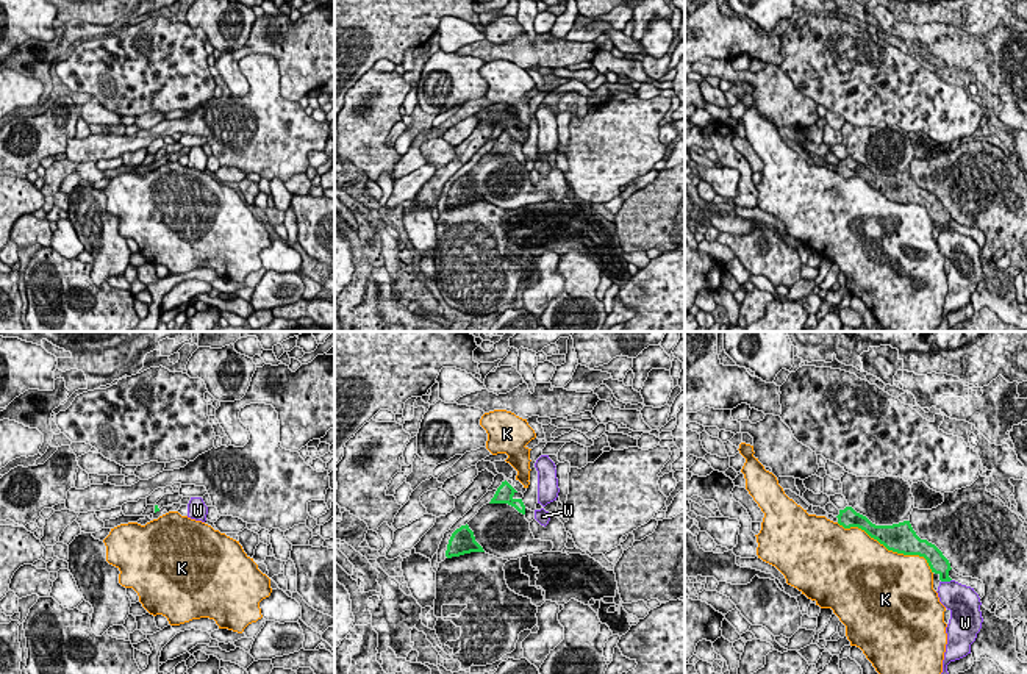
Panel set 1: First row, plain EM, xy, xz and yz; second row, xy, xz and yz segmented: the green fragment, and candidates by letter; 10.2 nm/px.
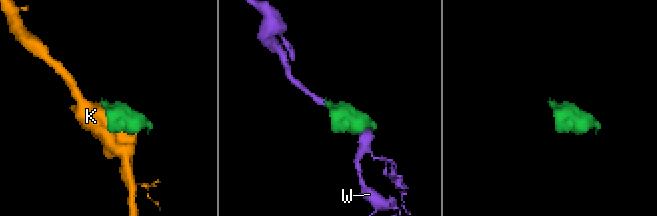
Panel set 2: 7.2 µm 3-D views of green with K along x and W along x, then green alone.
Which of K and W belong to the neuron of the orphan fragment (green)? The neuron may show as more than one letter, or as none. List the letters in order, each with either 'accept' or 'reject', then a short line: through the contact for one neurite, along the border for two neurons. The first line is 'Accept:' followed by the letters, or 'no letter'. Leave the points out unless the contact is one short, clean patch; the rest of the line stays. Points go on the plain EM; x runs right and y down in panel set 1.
Accept: no letter
K: reject
W: reject

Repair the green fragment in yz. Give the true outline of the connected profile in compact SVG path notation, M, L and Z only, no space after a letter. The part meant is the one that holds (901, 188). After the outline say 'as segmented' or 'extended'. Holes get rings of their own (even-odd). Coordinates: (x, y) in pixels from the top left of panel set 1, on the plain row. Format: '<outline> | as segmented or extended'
M852 156L839 160L838 174L844 178L858 177L864 180L871 188L877 189L888 200L904 205L924 206L932 222L939 225L941 231L950 231L949 227L950 213L943 202L927 189L921 189L913 180L910 170L904 170L893 175L875 175L866 166L857 163Z | as segmented

